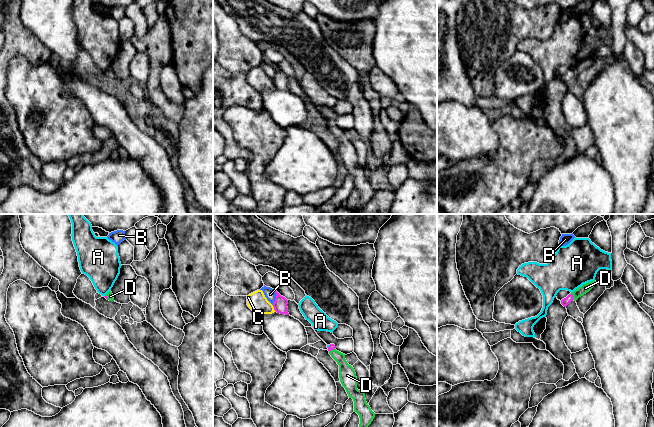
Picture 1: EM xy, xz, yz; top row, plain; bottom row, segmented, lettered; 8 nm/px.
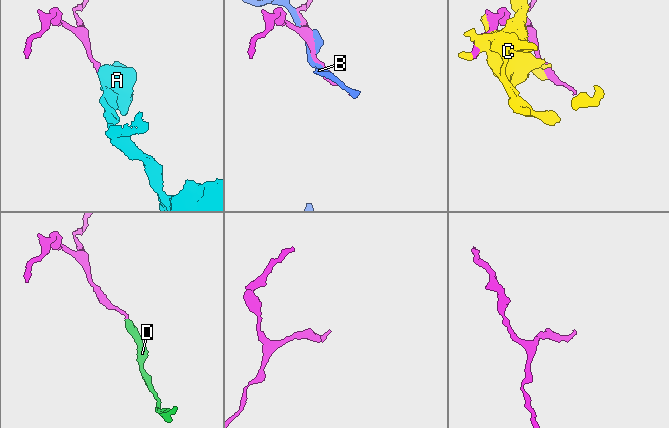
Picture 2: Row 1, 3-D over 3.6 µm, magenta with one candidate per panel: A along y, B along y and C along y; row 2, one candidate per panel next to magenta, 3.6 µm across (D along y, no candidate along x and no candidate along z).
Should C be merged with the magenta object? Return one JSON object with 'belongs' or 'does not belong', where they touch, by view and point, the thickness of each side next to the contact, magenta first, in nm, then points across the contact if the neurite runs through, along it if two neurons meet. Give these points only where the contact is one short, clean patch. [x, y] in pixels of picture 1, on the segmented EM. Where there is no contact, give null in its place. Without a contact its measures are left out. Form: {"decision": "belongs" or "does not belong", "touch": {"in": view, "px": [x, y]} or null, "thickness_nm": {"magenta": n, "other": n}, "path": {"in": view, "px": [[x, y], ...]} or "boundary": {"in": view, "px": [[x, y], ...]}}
{"decision": "does not belong", "touch": {"in": "xz", "px": [274, 308]}, "thickness_nm": {"magenta": 110, "other": 160}}

